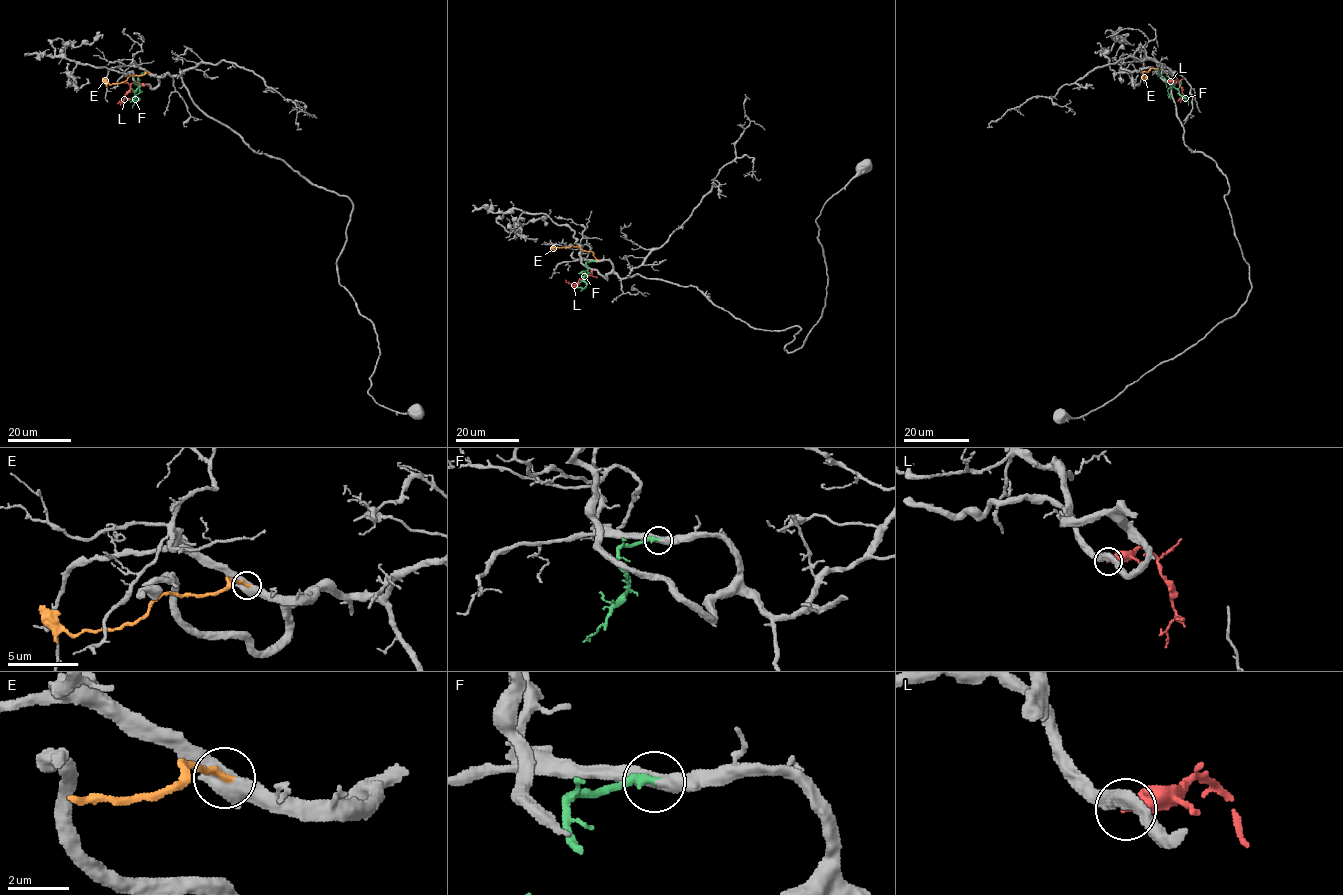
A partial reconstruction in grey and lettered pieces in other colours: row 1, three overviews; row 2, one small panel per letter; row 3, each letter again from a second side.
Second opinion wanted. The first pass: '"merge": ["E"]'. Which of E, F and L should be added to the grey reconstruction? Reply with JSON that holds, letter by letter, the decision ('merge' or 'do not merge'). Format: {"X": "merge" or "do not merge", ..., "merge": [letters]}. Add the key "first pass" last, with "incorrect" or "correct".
{"E": "do not merge", "F": "merge", "L": "do not merge", "merge": ["F"], "first pass": "incorrect"}

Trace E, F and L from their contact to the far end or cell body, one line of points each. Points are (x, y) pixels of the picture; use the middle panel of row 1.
E: (597, 259), (592, 251), (572, 245), (550, 248)
F: (595, 261), (586, 263), (588, 273), (583, 279), (586, 286), (576, 287)
L: (592, 270), (576, 284), (565, 279)

